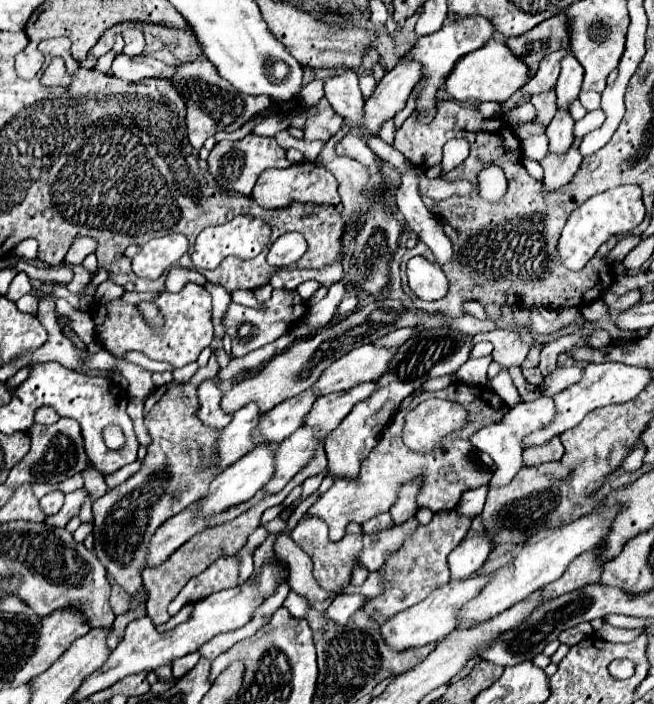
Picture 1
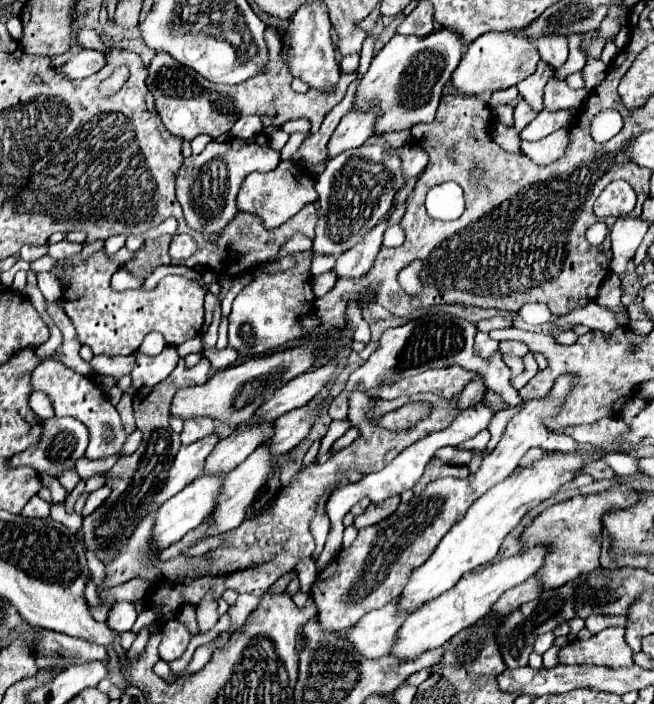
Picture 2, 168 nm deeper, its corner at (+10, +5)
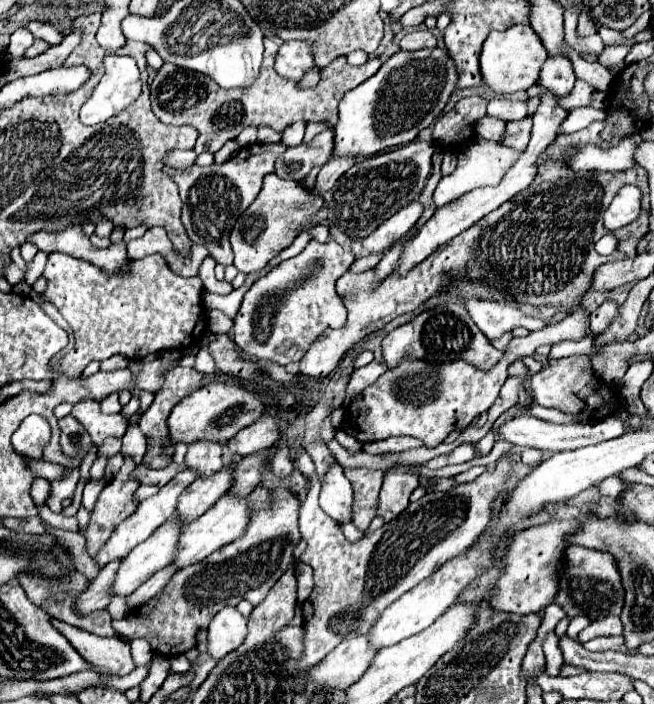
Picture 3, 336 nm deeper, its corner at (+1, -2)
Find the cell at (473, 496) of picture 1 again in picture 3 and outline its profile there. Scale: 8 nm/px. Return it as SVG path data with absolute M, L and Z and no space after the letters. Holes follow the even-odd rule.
M491 427L485 437L479 440L475 445L482 456L488 455L495 444L495 436L493 428Z

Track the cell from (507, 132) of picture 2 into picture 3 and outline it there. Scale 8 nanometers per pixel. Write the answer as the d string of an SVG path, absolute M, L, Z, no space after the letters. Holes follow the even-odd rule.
M486 116L486 118L480 118L476 124L474 124L474 132L486 140L494 140L494 142L500 142L502 136L504 136L504 128L506 124L500 120L500 118L492 118L492 116Z

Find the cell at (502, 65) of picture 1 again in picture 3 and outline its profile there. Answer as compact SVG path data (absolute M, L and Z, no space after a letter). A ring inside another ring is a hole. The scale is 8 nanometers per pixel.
M516 24L504 32L490 32L480 54L484 84L498 94L528 90L536 84L546 56L548 50L542 46L542 40L538 38L538 34L534 34L530 24Z

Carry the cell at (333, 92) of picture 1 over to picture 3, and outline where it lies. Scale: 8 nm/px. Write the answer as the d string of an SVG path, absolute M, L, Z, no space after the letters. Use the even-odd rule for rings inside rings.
M290 40L284 42L276 54L274 70L288 80L302 80L306 70L314 66L314 58L310 54L310 44L302 40Z

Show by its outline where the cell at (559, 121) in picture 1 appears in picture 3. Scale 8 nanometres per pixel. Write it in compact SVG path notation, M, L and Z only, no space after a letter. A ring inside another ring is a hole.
M548 54L536 84L556 92L558 96L570 94L574 88L574 70L566 54Z

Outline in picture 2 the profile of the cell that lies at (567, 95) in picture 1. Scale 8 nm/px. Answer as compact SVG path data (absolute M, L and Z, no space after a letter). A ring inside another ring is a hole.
M547 35L537 39L539 55L551 67L561 67L567 61L567 39L563 35Z

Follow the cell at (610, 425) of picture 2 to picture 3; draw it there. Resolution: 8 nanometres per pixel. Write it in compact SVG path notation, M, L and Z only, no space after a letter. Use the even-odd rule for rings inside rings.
M530 414L524 416L516 416L510 418L508 422L504 422L498 428L498 434L502 440L512 442L516 446L530 446L530 448L538 448L538 450L550 450L550 452L562 452L562 450L578 450L582 446L590 446L590 444L598 444L604 440L612 440L624 434L624 424L620 420L614 420L612 416L604 418L604 420L592 420L588 424L572 424L572 426L562 426L562 424L550 424L544 420L538 420Z

